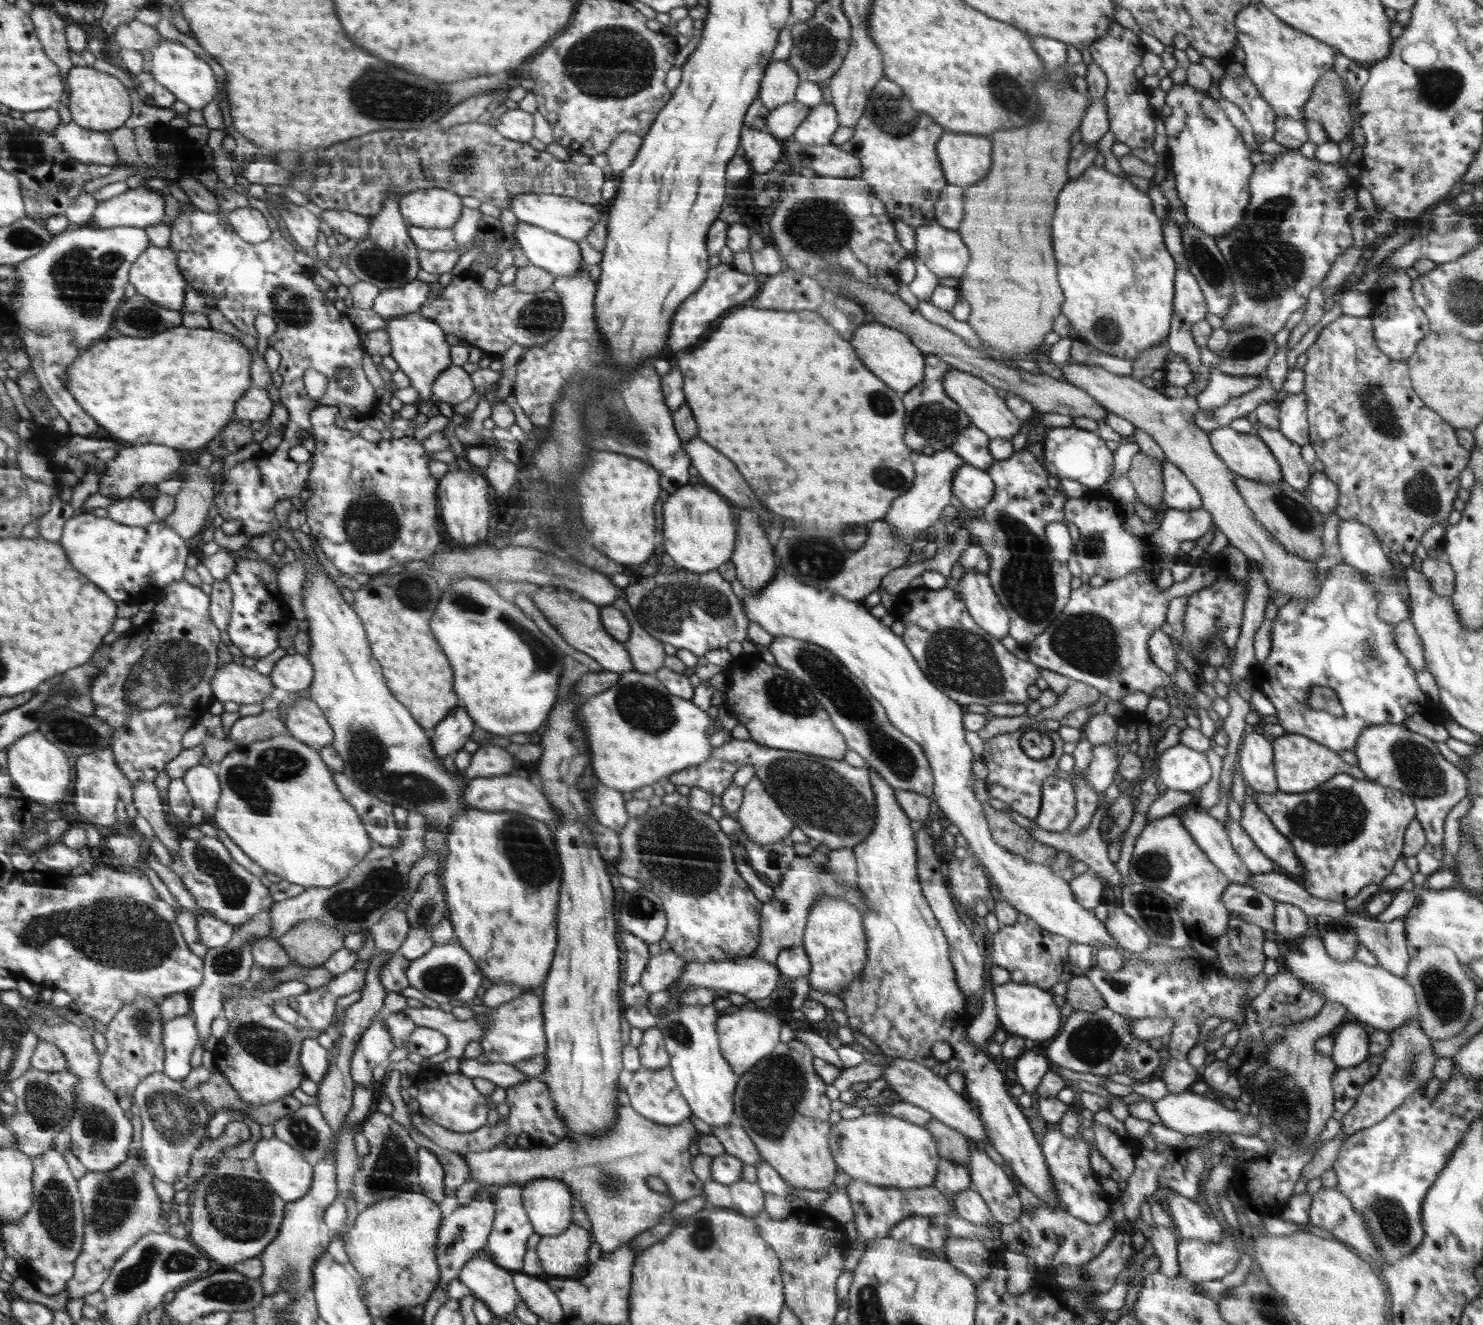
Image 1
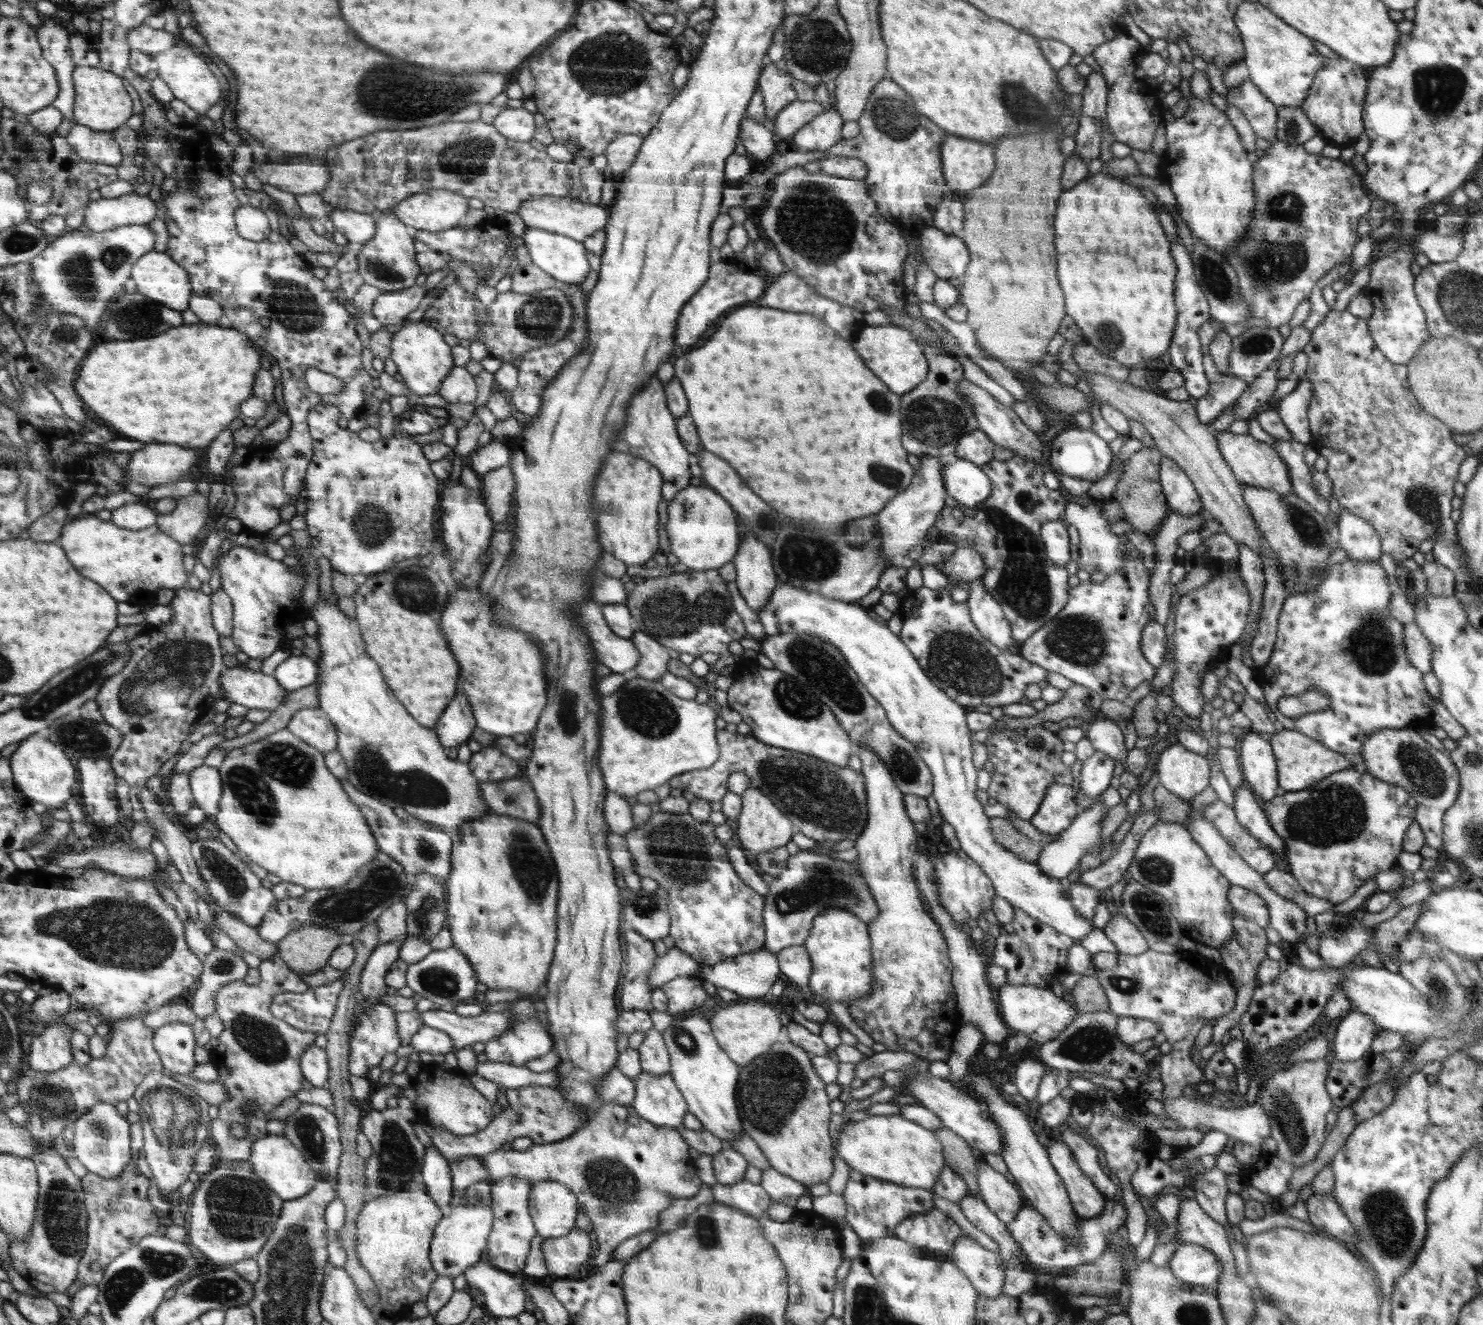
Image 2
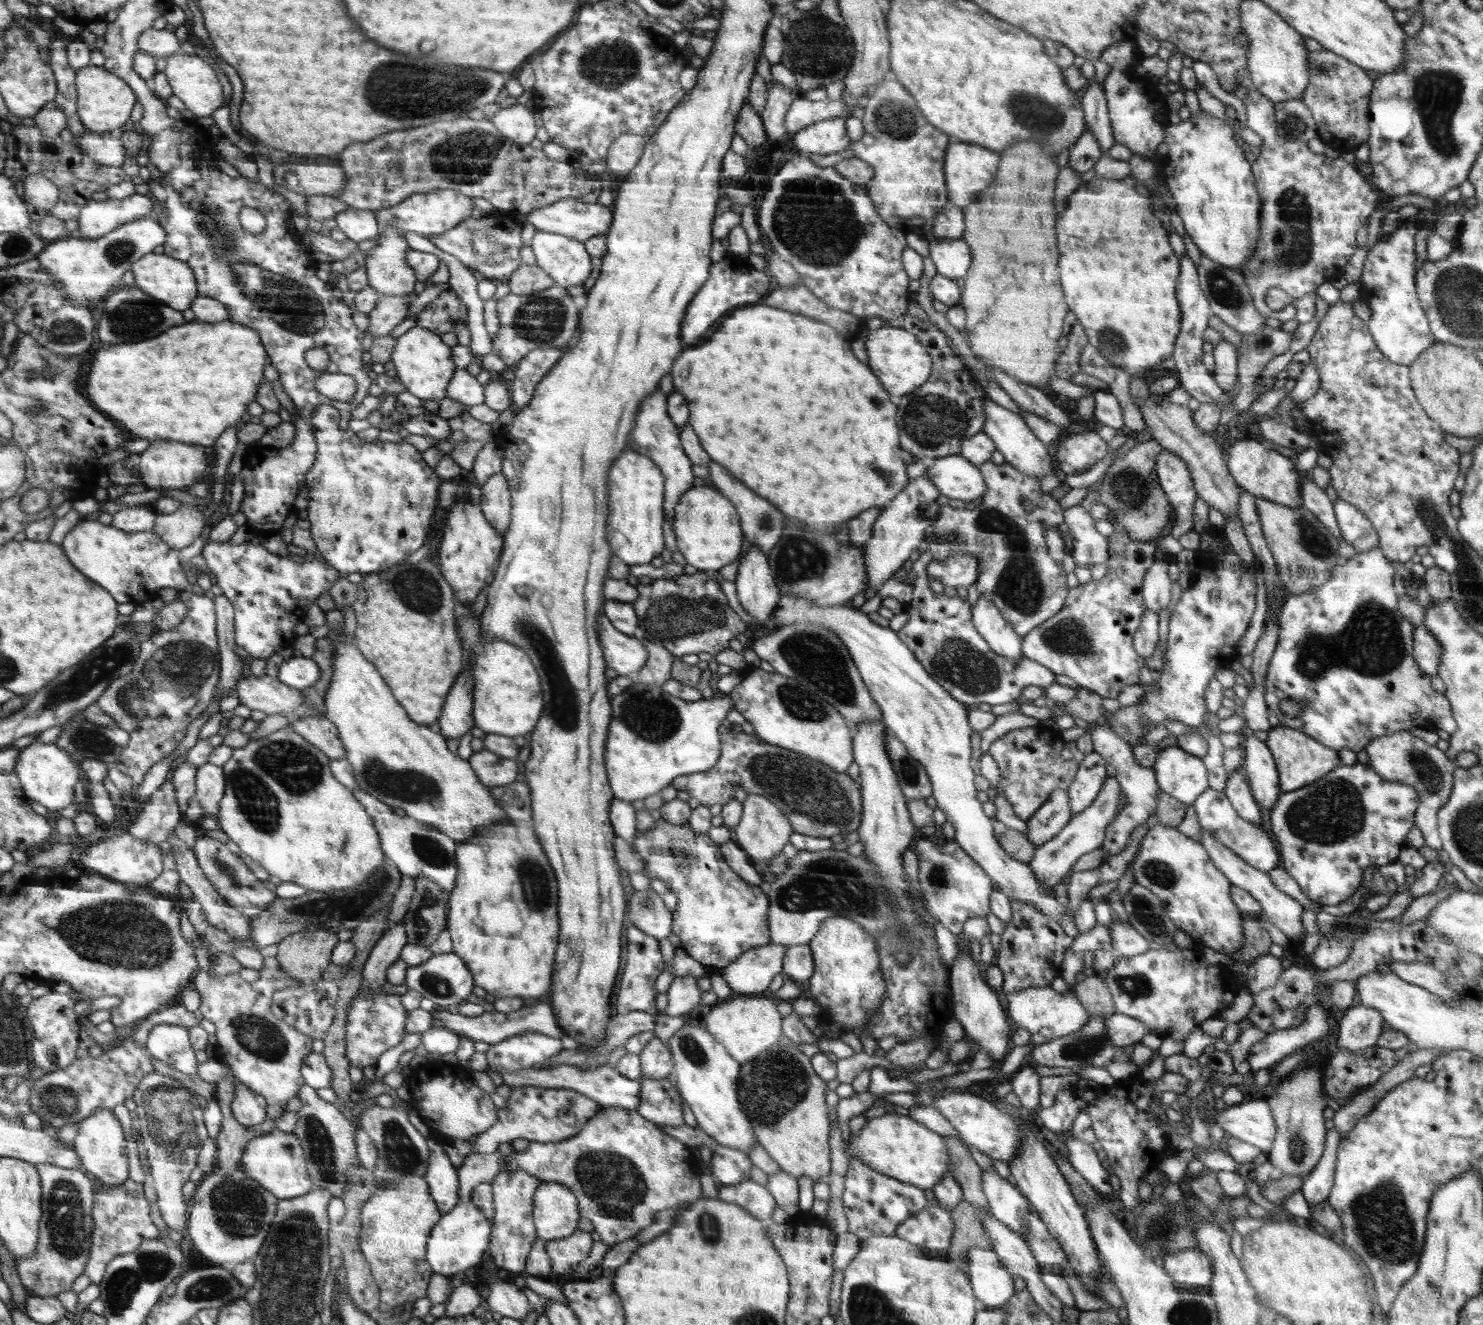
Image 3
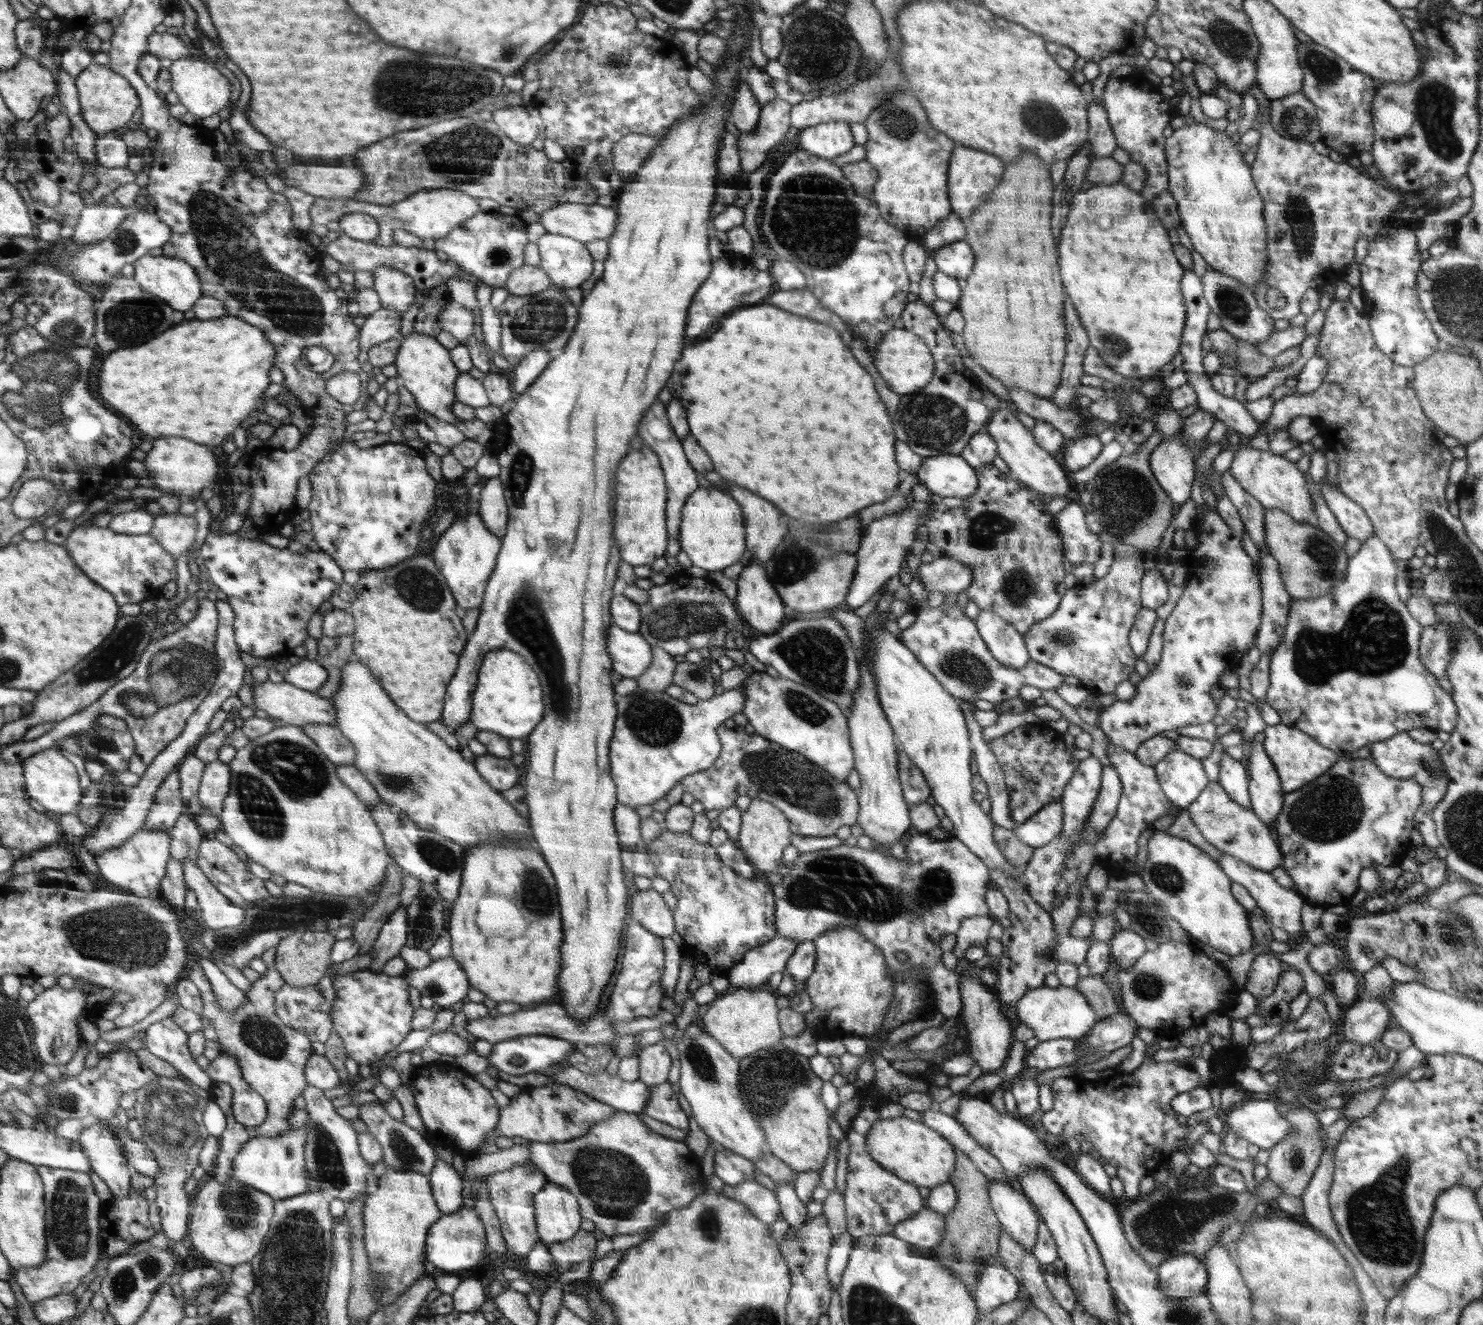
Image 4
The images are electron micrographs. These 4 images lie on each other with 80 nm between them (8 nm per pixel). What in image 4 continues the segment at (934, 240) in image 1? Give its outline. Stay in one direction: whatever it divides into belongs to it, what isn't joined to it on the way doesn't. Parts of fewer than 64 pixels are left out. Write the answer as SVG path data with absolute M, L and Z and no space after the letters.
M964 239L935 250L932 258L936 261L938 271L957 280L968 280L976 262L976 254Z

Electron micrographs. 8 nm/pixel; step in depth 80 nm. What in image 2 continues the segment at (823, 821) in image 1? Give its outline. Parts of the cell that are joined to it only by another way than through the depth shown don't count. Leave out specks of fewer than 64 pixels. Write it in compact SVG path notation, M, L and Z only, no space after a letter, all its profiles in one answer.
M726 726L719 729L718 744L721 744L721 756L713 766L683 772L669 780L670 786L708 802L720 801L729 792L728 777L733 772L745 772L750 786L765 793L804 836L816 841L840 842L846 838L857 839L865 831L869 823L869 806L864 773L806 753L769 746L751 735L737 734Z

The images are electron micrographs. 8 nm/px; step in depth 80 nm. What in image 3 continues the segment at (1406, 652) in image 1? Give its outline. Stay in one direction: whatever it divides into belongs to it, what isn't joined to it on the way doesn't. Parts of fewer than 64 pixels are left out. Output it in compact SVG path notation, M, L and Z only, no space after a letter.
M1416 625L1413 632L1413 657L1422 672L1437 675L1441 646L1436 637L1424 626Z

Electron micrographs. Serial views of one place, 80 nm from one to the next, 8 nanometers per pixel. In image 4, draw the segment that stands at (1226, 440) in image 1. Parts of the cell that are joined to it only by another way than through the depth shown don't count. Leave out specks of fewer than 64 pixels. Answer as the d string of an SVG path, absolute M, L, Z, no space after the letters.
M1235 443L1233 448L1236 448L1236 451L1230 472L1246 492L1249 492L1264 508L1283 510L1298 522L1314 522L1316 516L1310 488L1304 474L1296 468L1295 463L1288 460L1285 455L1274 454L1270 450L1254 449Z

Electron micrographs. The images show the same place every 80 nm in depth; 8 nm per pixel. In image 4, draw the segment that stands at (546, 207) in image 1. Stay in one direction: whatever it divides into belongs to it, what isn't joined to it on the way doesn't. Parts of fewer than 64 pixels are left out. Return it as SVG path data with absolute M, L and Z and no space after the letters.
M565 203L540 214L538 223L549 234L573 237L574 240L581 241L586 245L596 240L610 241L610 237L614 236L614 228L617 227L617 212L608 206L600 206L597 203Z

